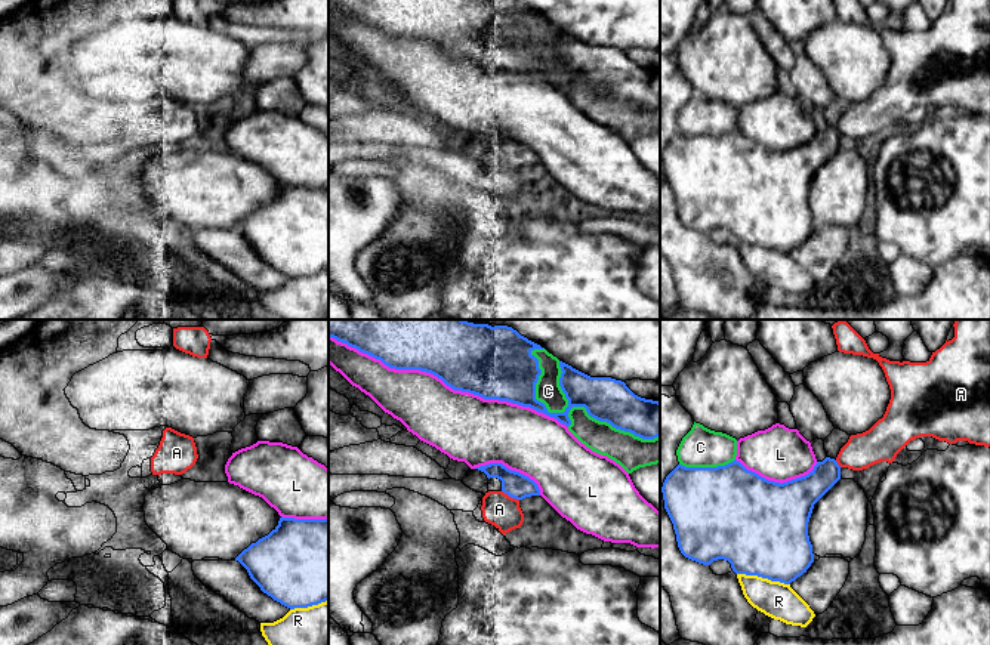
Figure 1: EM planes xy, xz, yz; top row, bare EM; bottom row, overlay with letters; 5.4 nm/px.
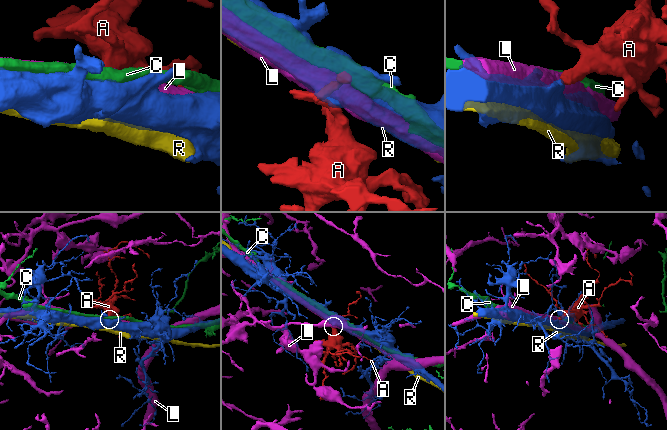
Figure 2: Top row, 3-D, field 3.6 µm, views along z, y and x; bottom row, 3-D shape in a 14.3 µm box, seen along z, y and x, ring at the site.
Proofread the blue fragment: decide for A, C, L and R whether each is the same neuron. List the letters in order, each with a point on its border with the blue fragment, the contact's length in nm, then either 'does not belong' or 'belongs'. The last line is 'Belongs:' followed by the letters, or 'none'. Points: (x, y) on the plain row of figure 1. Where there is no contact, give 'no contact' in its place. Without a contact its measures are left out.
A: contact xz (511, 164); length 110 nm; belongs
C: contact xz (534, 56); length 400 nm; does not belong
L: contact xz (449, 53); length 1400 nm; does not belong
R: contact yz (764, 246); length 300 nm; does not belong
Belongs: A

